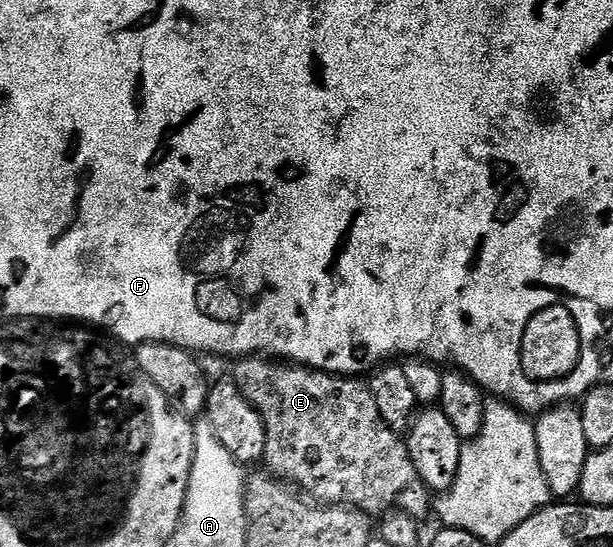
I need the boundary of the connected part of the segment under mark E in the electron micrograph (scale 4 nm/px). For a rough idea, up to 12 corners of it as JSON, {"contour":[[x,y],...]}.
{"contour":[[267,354],[230,379],[265,464],[320,501],[423,518],[433,493],[366,379]]}

